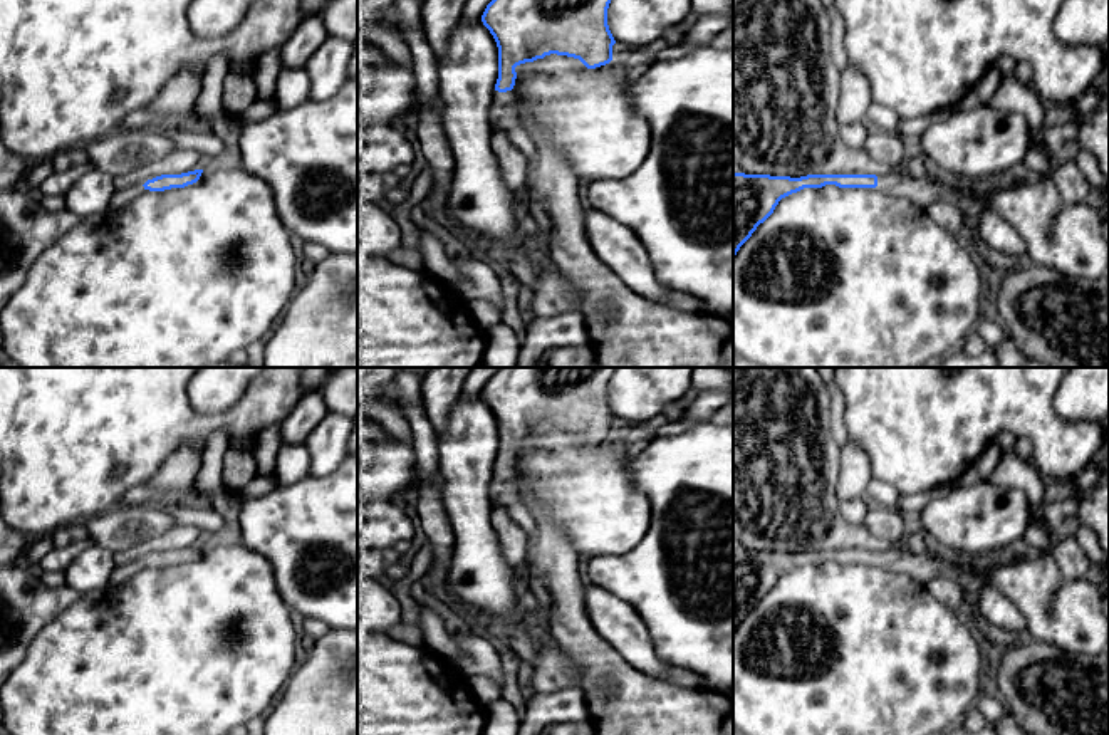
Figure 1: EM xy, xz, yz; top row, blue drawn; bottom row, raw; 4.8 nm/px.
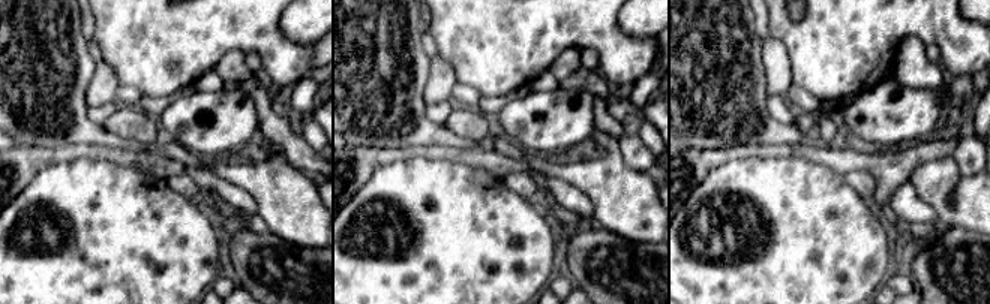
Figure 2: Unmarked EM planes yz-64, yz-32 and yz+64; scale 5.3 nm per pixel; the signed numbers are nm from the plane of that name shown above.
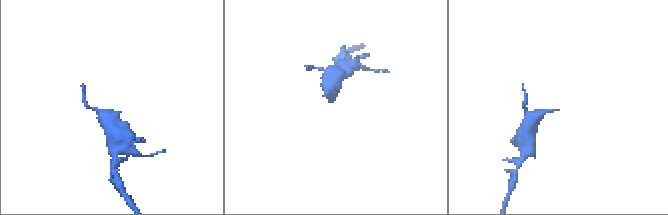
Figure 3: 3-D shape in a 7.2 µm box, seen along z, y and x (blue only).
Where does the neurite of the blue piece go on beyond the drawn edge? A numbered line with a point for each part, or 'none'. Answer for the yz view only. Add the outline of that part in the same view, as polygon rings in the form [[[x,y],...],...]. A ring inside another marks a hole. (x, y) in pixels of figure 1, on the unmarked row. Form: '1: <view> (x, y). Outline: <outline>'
1: yz (900, 559). Outline: [[[891,544],[877,552],[877,566],[904,574],[919,584],[928,584],[935,577],[951,577],[963,589],[965,612],[978,604],[980,591],[988,586],[988,576],[998,567],[993,559],[971,560],[973,572],[958,569],[956,560],[933,559],[911,552],[906,545]]]

